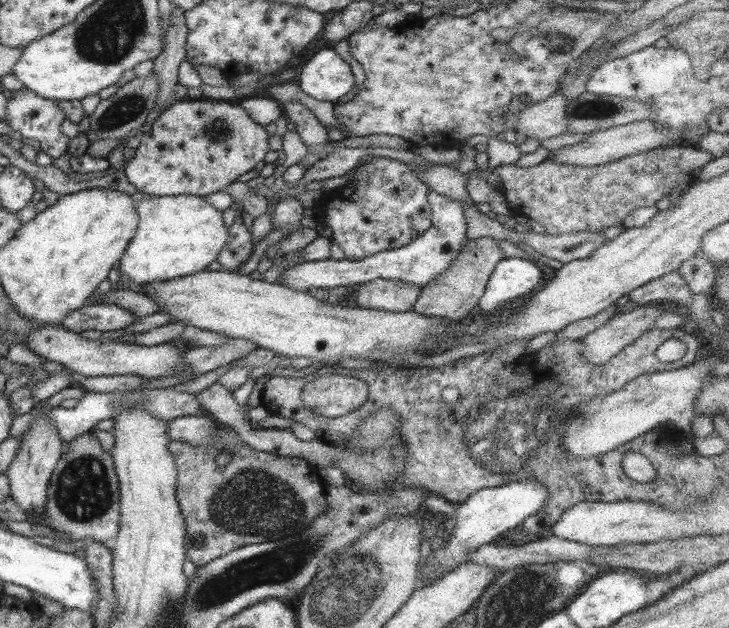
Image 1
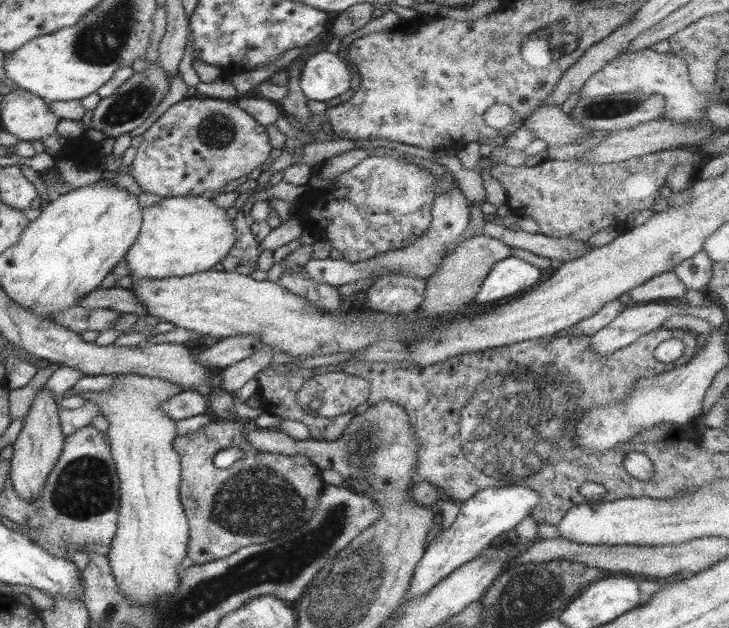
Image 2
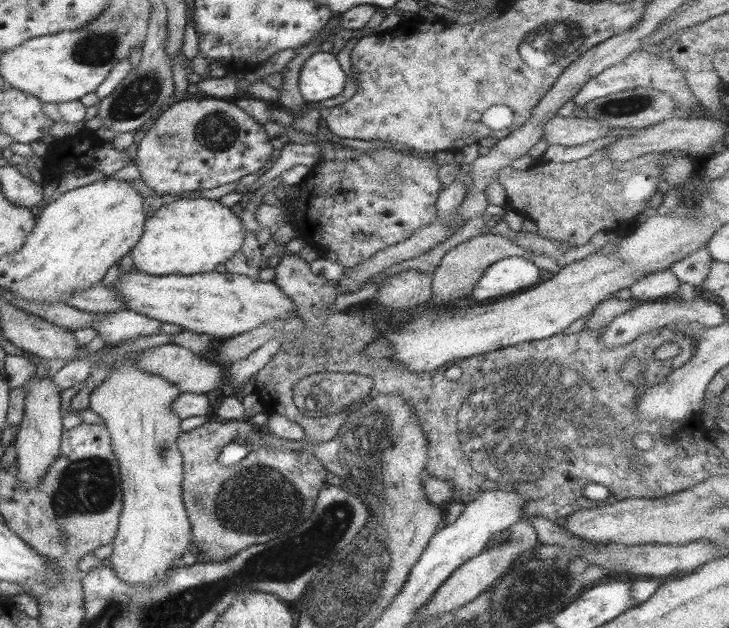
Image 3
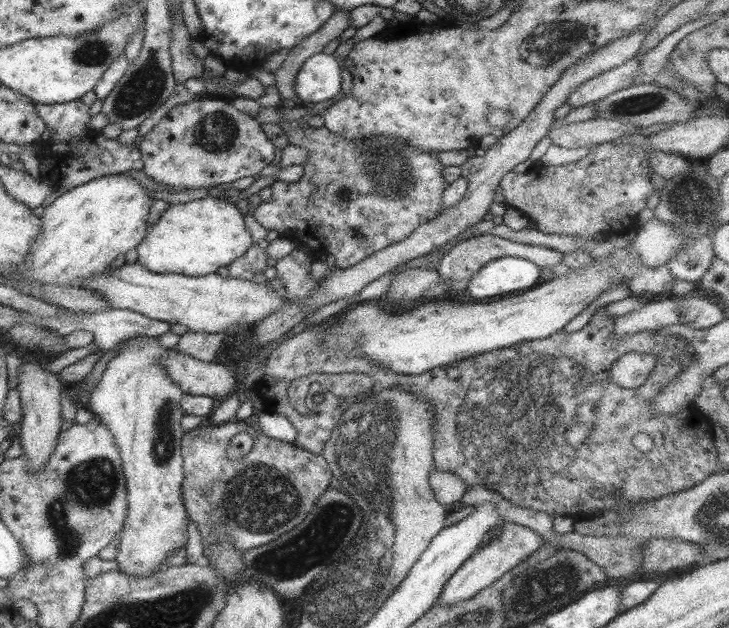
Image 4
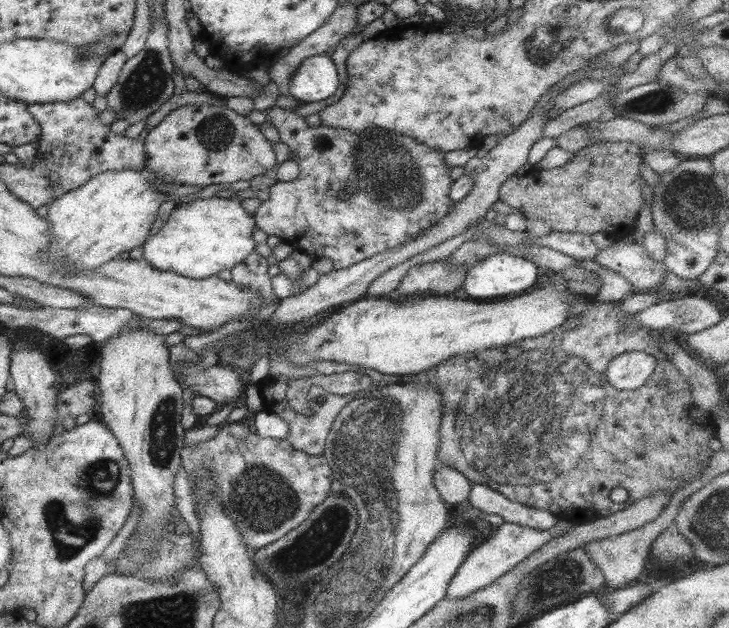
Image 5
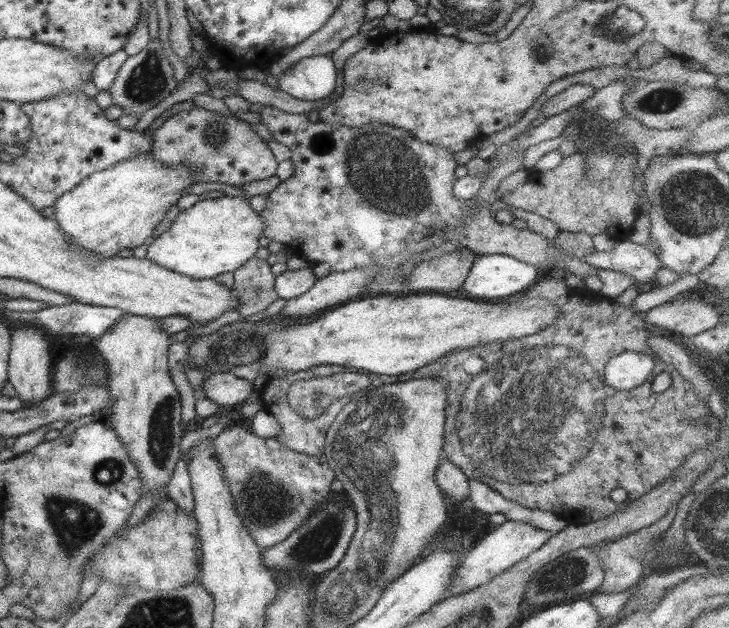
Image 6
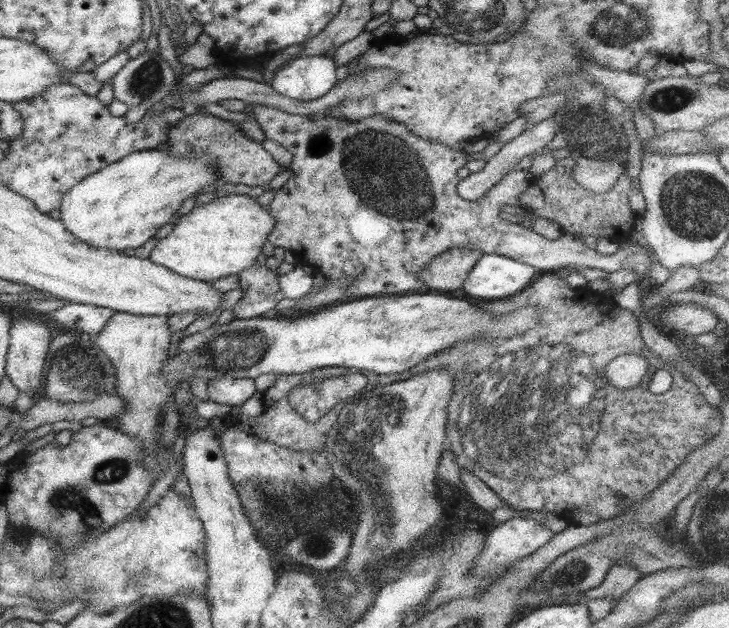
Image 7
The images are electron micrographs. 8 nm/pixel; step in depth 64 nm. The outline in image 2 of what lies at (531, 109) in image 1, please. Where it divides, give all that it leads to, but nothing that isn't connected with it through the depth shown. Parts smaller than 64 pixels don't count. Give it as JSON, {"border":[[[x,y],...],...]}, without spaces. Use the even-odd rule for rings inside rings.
{"border":[[[542,105],[524,121],[523,126],[532,130],[536,138],[541,138],[548,145],[562,145],[578,141],[580,137],[592,133],[582,124],[574,122],[562,111],[562,105]]]}

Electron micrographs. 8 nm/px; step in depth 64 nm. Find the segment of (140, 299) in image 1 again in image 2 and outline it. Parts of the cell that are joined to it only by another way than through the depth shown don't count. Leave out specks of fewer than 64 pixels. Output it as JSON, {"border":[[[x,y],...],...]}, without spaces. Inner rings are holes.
{"border":[[[117,285],[111,288],[98,286],[76,305],[88,309],[106,308],[121,313],[144,315],[144,305],[136,299],[136,295],[130,289]]]}

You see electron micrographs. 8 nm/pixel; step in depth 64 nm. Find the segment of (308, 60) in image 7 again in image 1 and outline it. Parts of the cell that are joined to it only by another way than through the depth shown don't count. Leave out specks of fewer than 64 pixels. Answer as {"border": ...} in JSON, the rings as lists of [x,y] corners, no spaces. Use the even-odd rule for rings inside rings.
{"border":[[[334,48],[317,52],[300,72],[300,88],[316,100],[335,102],[350,92],[355,78]]]}

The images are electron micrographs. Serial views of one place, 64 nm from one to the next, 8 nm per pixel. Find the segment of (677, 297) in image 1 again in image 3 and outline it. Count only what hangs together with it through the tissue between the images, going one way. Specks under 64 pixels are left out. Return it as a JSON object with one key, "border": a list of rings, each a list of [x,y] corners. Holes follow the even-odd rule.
{"border":[[[666,268],[638,278],[637,284],[629,291],[632,293],[633,300],[641,303],[658,300],[661,296],[666,298],[666,295],[676,294],[680,284],[681,282],[674,276],[674,273]]]}

